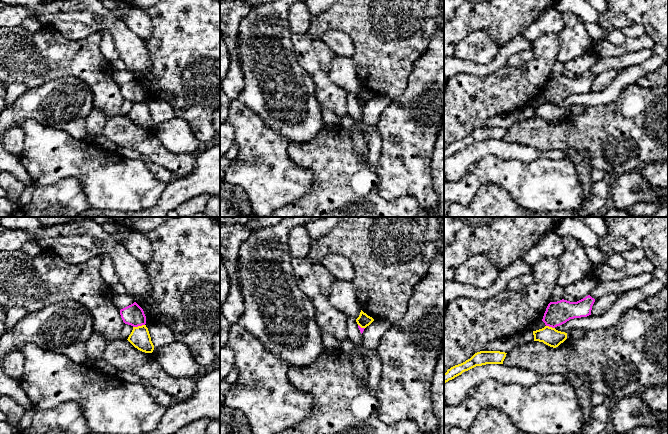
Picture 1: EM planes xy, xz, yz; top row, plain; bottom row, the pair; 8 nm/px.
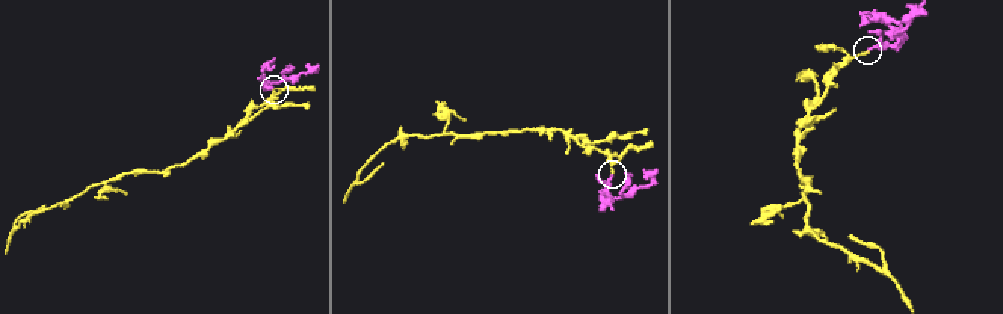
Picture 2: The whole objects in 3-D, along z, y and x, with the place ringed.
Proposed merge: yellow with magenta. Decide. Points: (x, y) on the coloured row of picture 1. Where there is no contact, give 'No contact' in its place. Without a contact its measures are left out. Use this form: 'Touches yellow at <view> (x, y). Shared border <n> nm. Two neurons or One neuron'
Touches yellow at xy (138, 326). Shared border 100 nm. Two neurons

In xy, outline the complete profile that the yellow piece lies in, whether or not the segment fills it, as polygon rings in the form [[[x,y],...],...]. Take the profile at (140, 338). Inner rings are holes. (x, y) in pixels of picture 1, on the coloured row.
[[[146,325],[133,327],[131,334],[127,339],[135,348],[145,353],[152,353],[154,345]]]

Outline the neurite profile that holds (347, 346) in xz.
[[[350,339],[341,342],[340,349],[348,354],[352,354],[357,351],[357,348]]]

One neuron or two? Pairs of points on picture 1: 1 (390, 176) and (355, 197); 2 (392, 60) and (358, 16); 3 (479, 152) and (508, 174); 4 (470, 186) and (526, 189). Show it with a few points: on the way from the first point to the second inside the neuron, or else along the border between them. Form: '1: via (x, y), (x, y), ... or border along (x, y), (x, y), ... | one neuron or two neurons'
1: border along (377, 181), (378, 193) | two neurons
2: via (386, 49), (369, 33), (368, 27) | one neuron
3: border along (508, 159), (485, 155), (473, 164), (468, 172) | two neurons
4: via (484, 176), (512, 176) | one neuron

